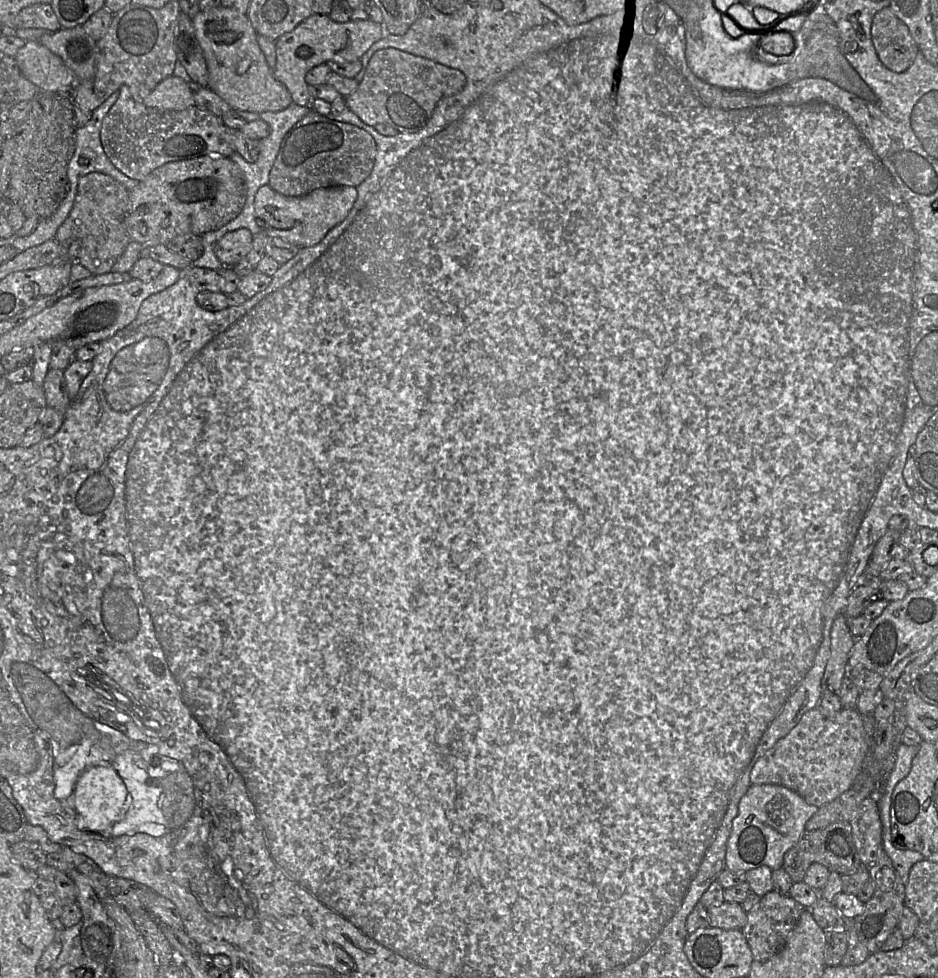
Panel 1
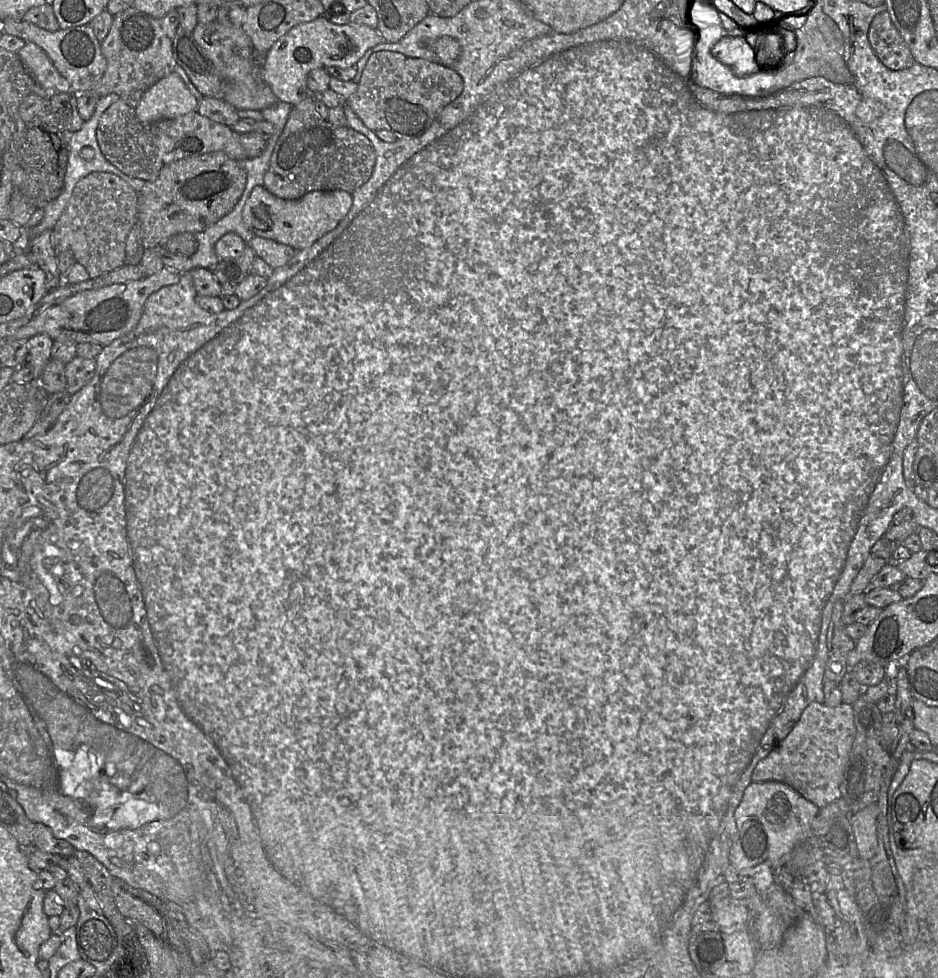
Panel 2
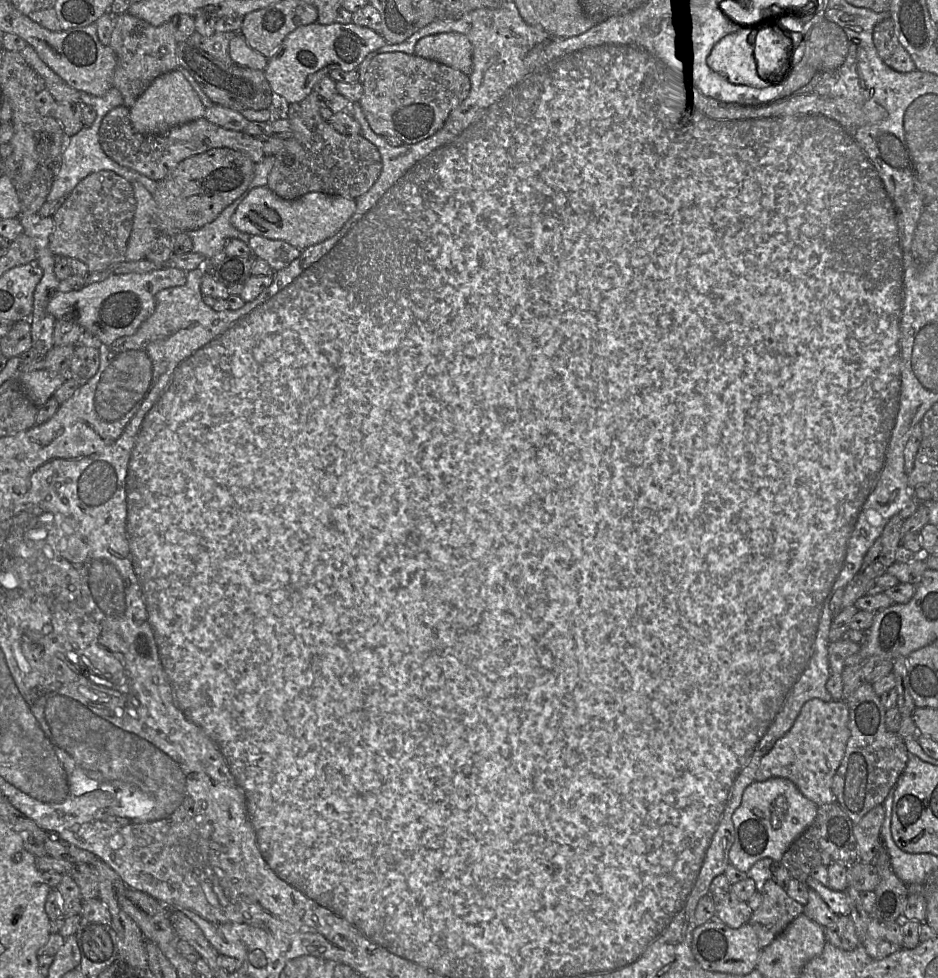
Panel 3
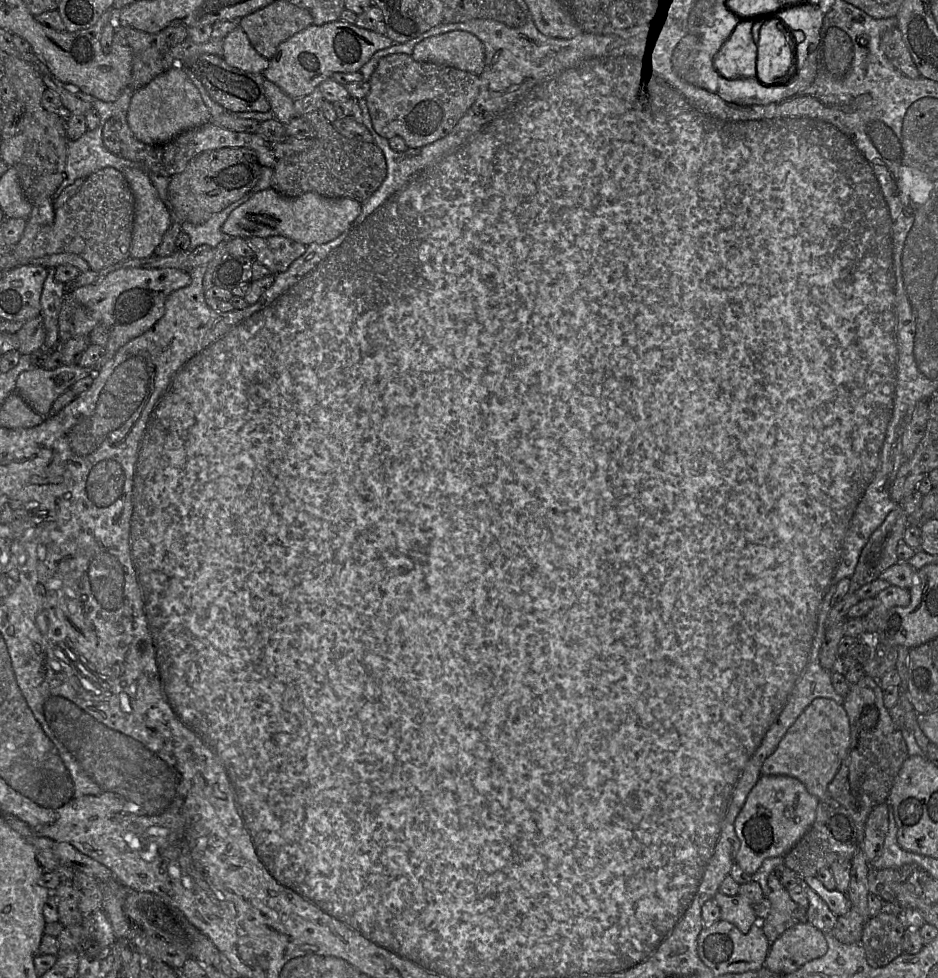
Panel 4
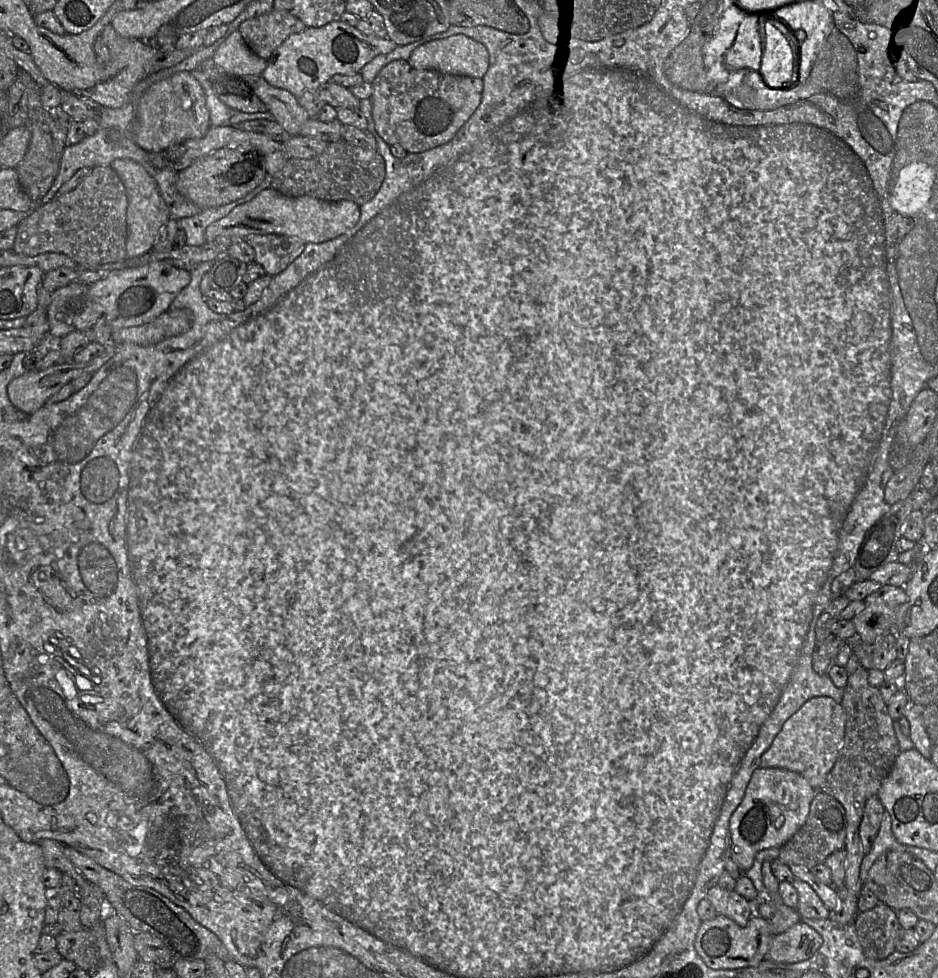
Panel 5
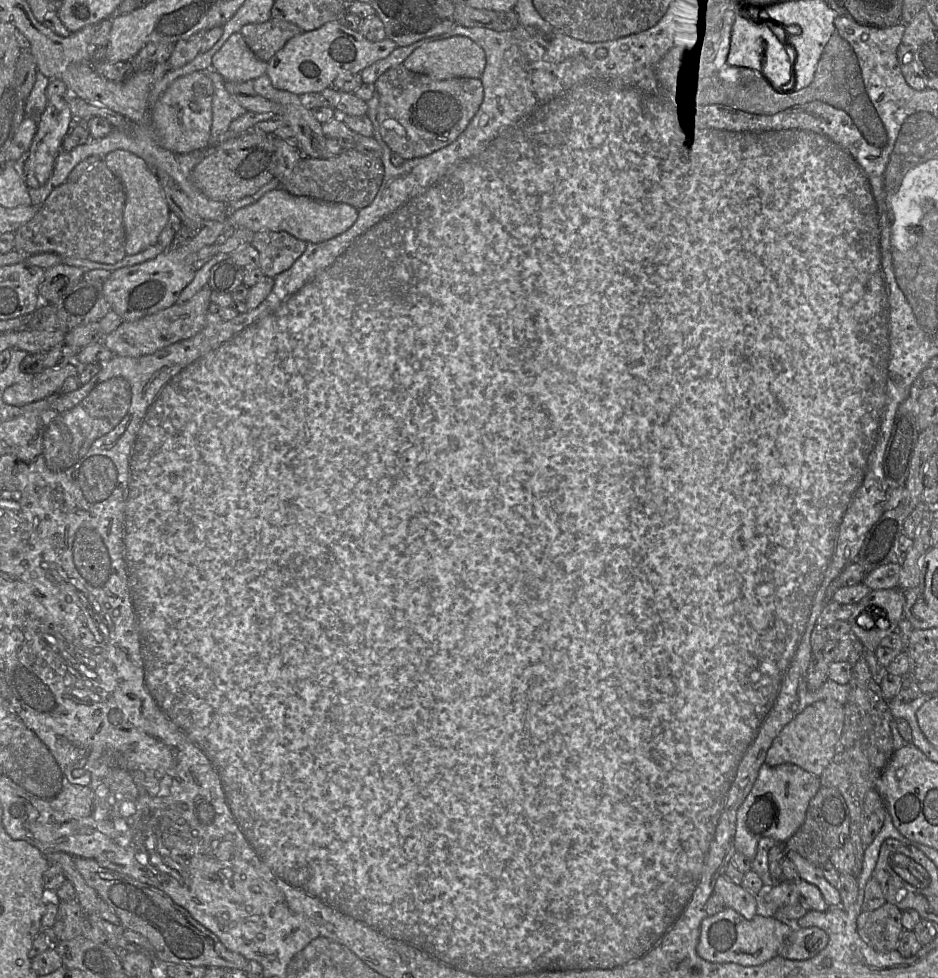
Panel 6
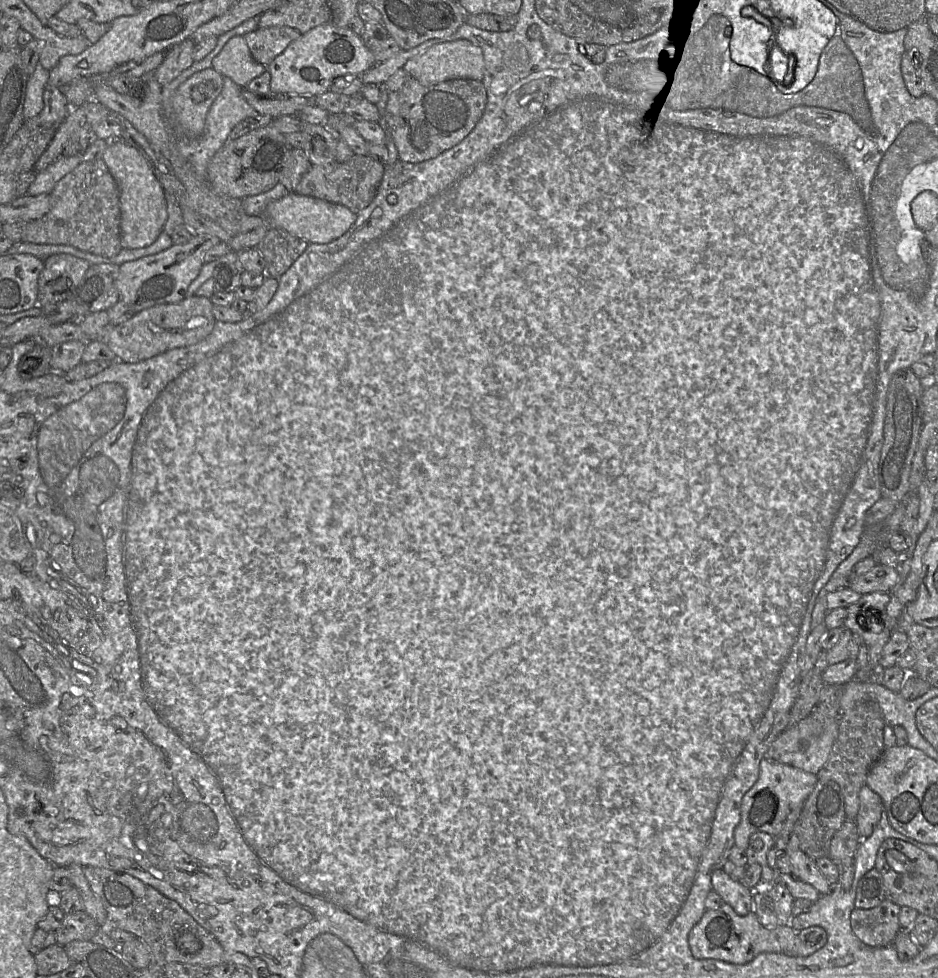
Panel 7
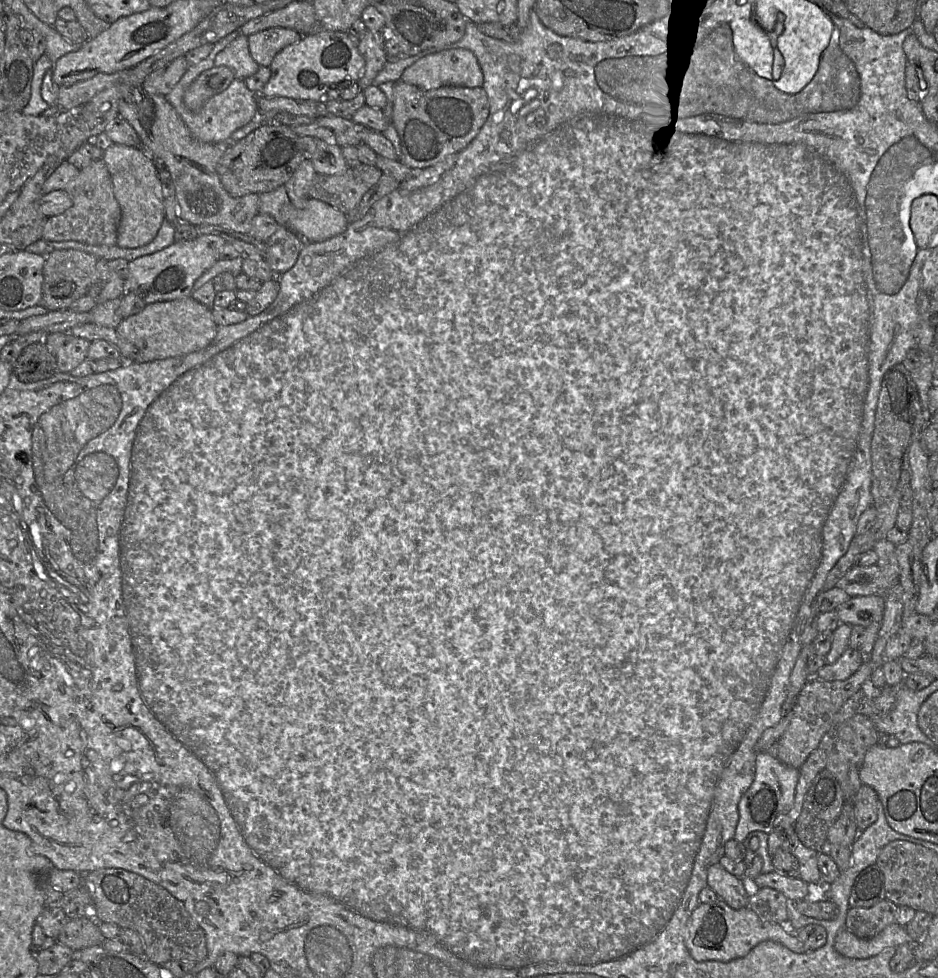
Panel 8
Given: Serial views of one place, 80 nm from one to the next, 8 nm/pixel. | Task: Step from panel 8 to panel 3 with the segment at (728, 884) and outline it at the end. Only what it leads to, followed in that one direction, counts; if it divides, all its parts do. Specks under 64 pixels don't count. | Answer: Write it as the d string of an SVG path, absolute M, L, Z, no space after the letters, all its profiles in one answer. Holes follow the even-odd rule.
M729 893L709 894L715 904L715 917L732 928L739 928L750 921L752 910L748 901L742 901Z

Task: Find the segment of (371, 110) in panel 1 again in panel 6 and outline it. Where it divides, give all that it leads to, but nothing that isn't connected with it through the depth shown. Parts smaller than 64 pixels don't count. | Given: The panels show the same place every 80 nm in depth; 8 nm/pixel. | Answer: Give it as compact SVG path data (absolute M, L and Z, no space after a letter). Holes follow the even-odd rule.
M403 63L385 71L374 85L379 96L377 120L381 138L405 160L429 155L454 142L475 116L484 98L480 78L435 80L408 70Z

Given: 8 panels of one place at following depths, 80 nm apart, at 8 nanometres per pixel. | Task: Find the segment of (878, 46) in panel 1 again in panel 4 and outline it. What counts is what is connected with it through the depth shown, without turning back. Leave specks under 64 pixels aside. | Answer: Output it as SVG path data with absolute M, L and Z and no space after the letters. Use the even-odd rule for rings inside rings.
M898 27L890 28L882 35L881 48L890 62L902 74L911 79L920 77Z

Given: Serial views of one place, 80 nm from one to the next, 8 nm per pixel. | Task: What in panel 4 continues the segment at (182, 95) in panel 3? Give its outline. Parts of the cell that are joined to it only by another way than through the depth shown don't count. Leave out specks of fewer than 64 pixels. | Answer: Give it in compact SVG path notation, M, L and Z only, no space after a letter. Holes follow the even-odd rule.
M175 67L134 92L126 117L135 138L149 145L166 143L184 131L207 124L211 118L197 88L182 69Z

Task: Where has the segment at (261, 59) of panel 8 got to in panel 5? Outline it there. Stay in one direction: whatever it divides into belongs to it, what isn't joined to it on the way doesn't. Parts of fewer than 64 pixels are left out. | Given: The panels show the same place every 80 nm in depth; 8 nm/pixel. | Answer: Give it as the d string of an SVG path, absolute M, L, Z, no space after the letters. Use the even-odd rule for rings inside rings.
M273 9L269 13L243 21L237 30L246 46L267 61L289 36L306 28L297 17L286 11Z

